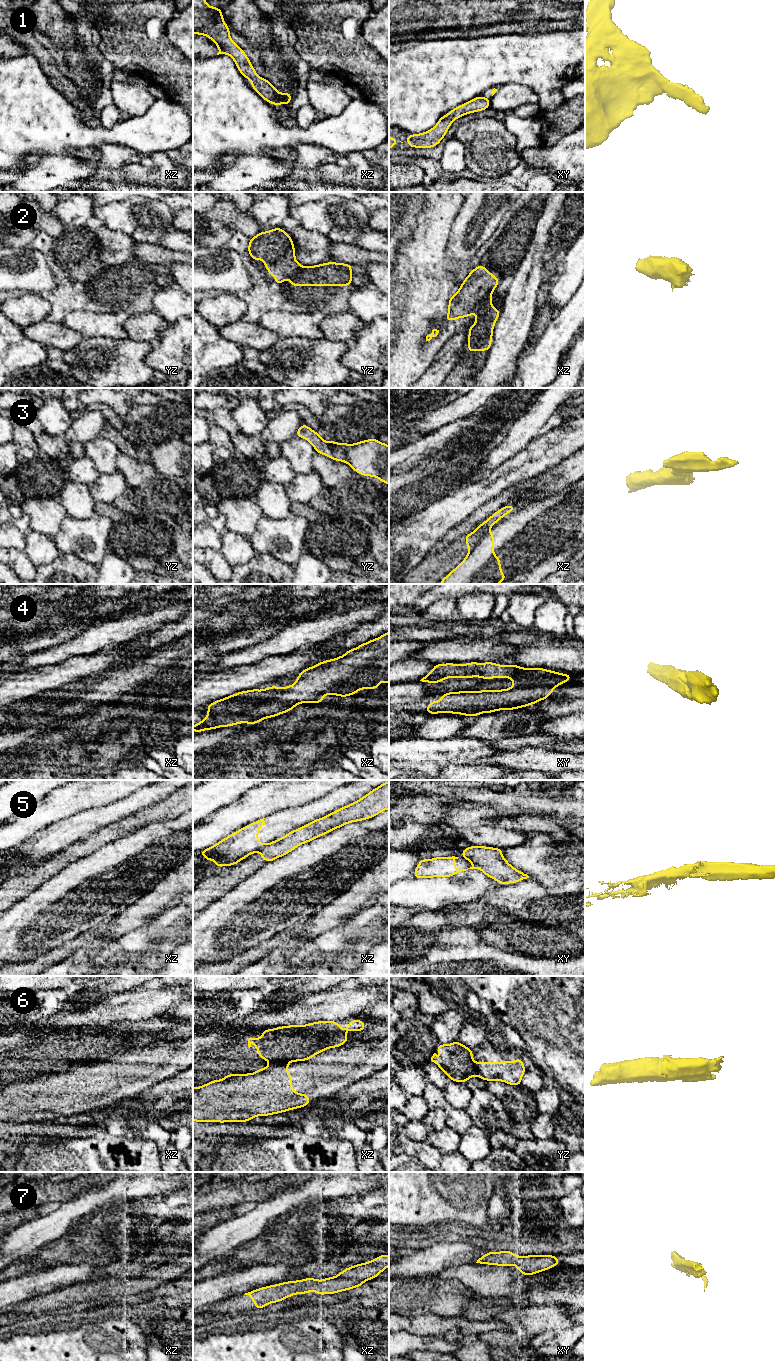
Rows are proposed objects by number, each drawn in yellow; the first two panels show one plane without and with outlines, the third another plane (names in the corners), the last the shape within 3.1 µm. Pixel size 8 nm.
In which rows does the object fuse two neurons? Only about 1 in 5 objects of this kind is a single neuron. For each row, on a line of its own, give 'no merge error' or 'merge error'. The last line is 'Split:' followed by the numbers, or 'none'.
1: no merge error
2: merge error
3: merge error
4: no merge error
5: merge error
6: merge error
7: no merge error
Split: 2, 3, 5, 6

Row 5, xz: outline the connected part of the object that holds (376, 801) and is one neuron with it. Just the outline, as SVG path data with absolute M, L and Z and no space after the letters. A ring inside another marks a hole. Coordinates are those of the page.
M389 781L382 783L359 800L333 811L284 837L265 844L259 851L266 862L282 857L299 845L308 843L348 823L370 819L389 809Z

